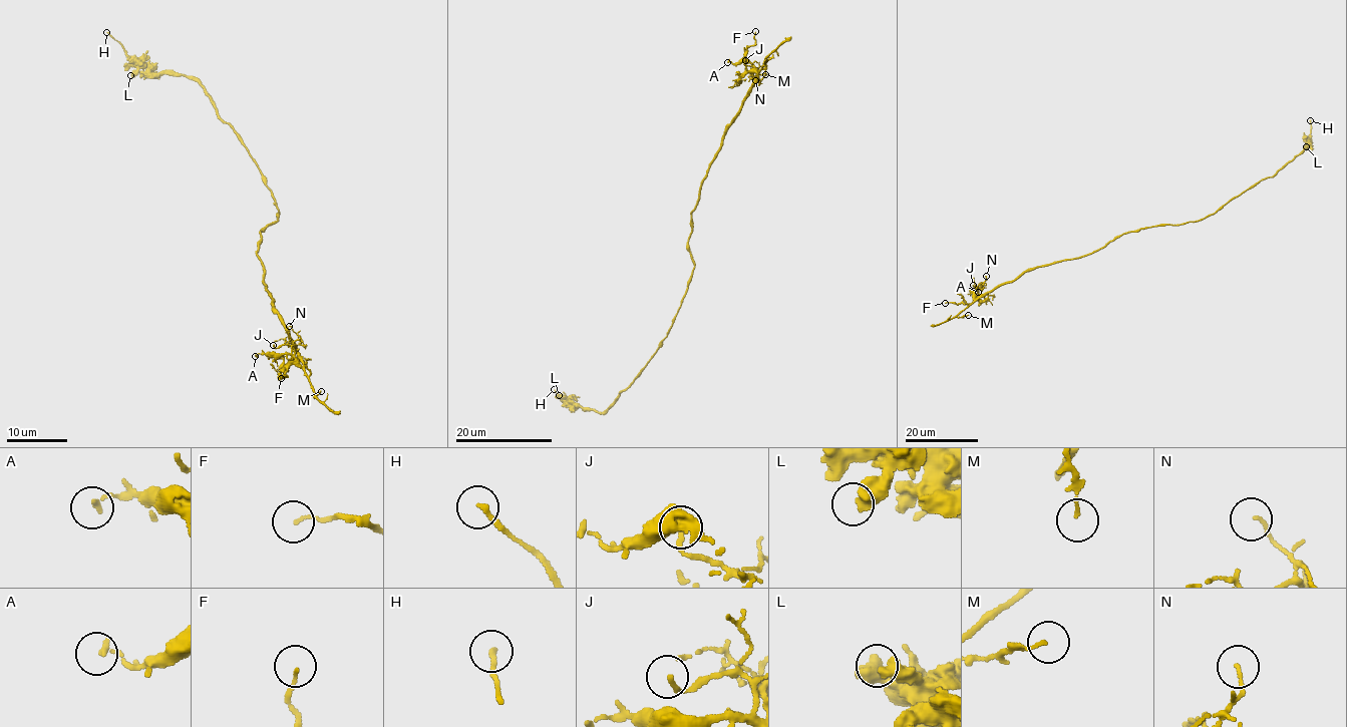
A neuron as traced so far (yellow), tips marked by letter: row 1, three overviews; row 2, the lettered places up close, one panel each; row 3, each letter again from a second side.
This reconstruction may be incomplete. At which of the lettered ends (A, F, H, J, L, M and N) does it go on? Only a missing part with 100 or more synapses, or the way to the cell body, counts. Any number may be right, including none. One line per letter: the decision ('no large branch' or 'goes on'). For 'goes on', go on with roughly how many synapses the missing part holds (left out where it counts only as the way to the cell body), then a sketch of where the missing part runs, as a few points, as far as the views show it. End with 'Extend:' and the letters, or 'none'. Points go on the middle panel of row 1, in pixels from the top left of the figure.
A: no large branch
F: no large branch
H: no large branch
J: no large branch
L: no large branch
M: no large branch
N: no large branch
Extend: none

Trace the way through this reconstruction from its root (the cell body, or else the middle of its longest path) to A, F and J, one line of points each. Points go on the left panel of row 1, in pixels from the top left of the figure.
A: (275, 222), (259, 232), (256, 251), (270, 303), (303, 366), (288, 354), (255, 356)
F: (275, 222), (259, 232), (256, 251), (270, 303), (302, 365), (291, 364), (281, 378)
J: (275, 222), (259, 232), (256, 251), (270, 303), (303, 366), (289, 345), (273, 345)

